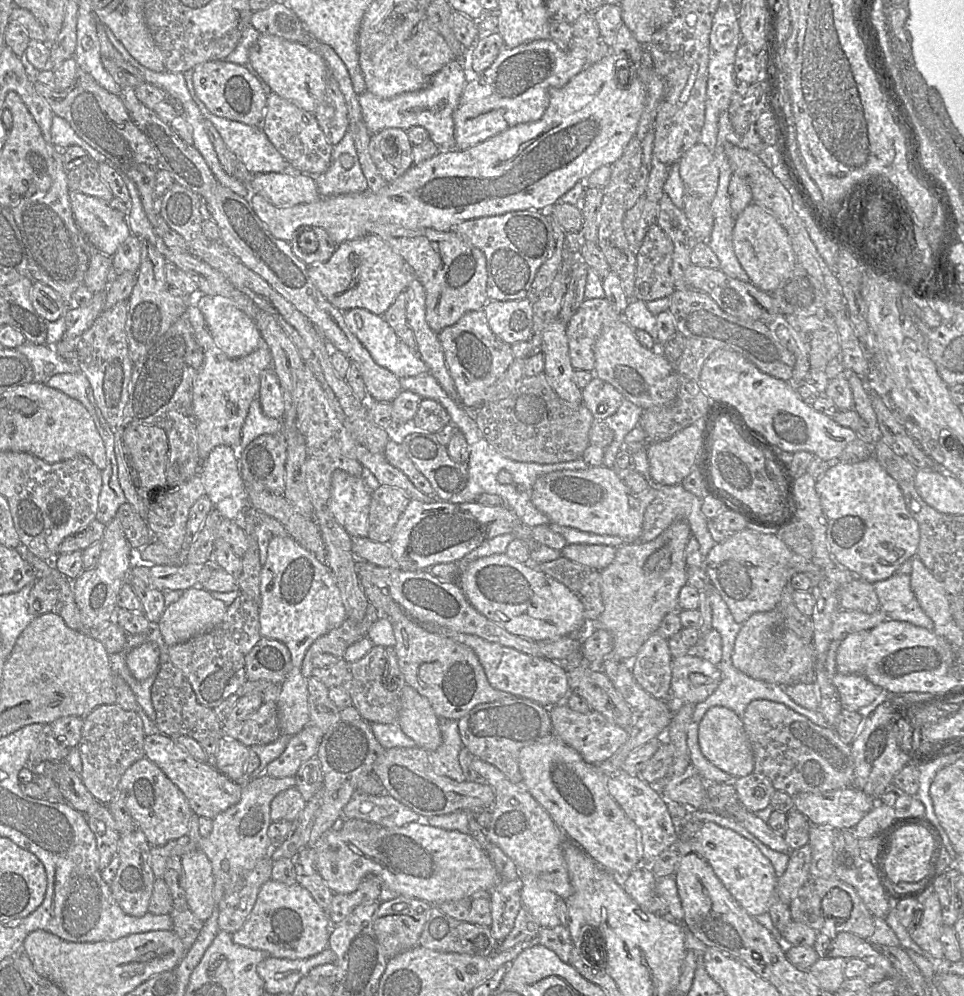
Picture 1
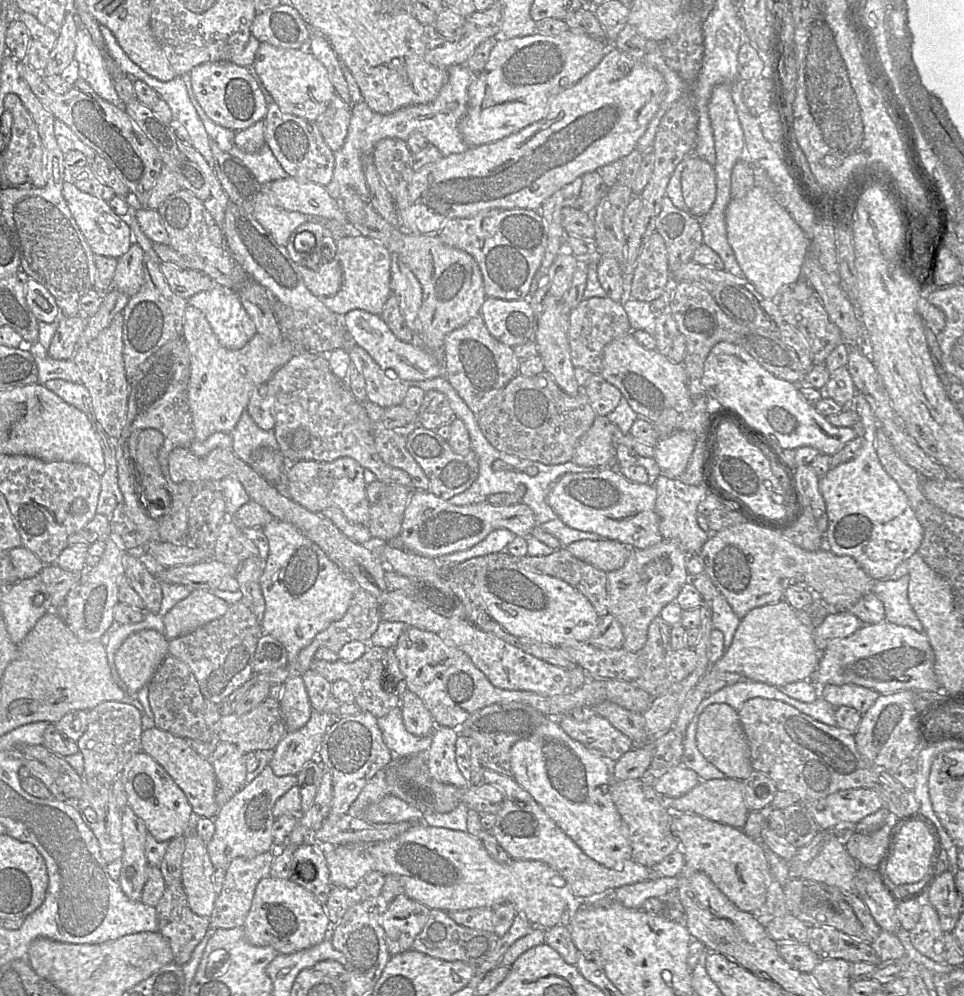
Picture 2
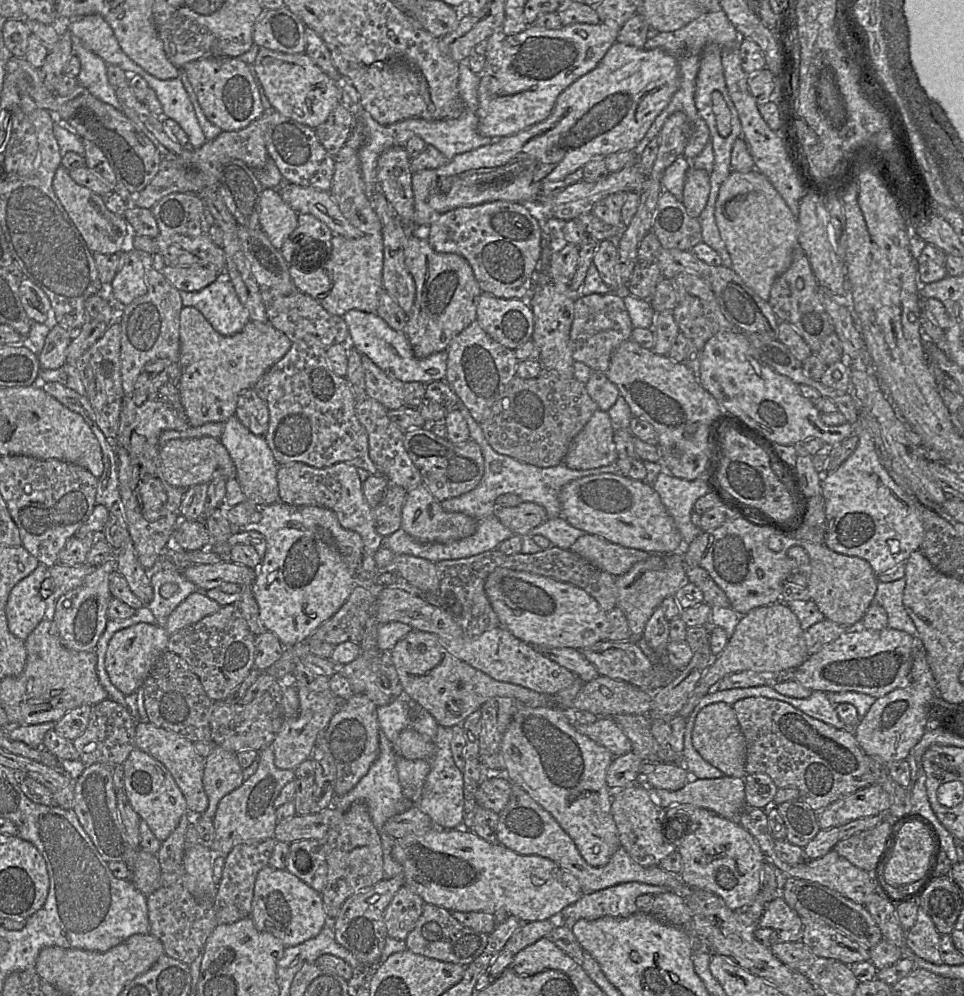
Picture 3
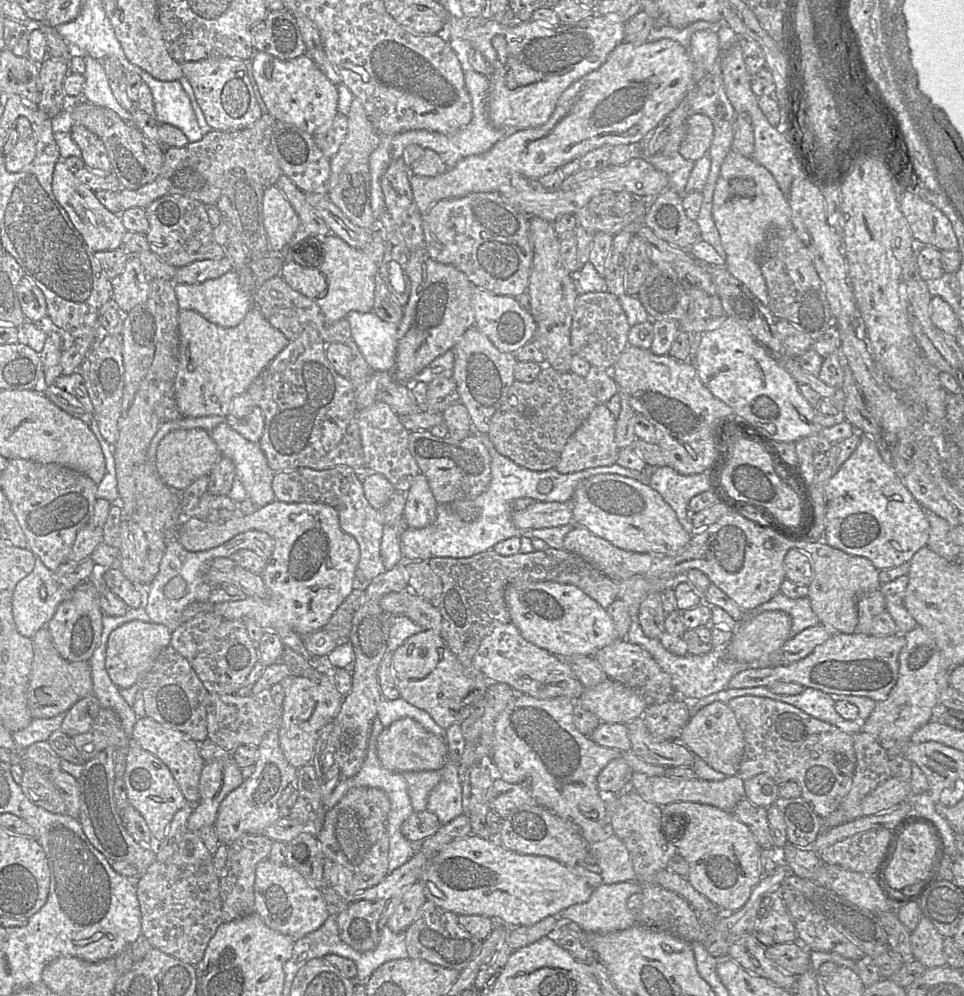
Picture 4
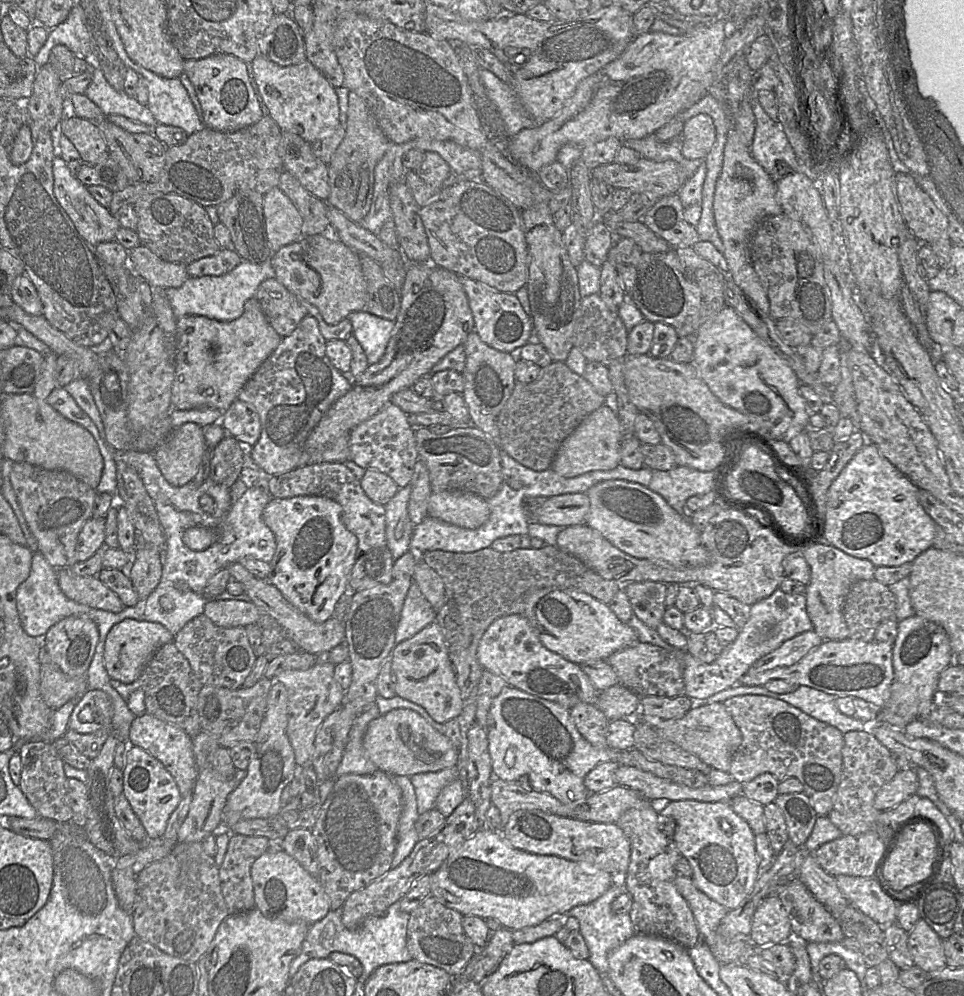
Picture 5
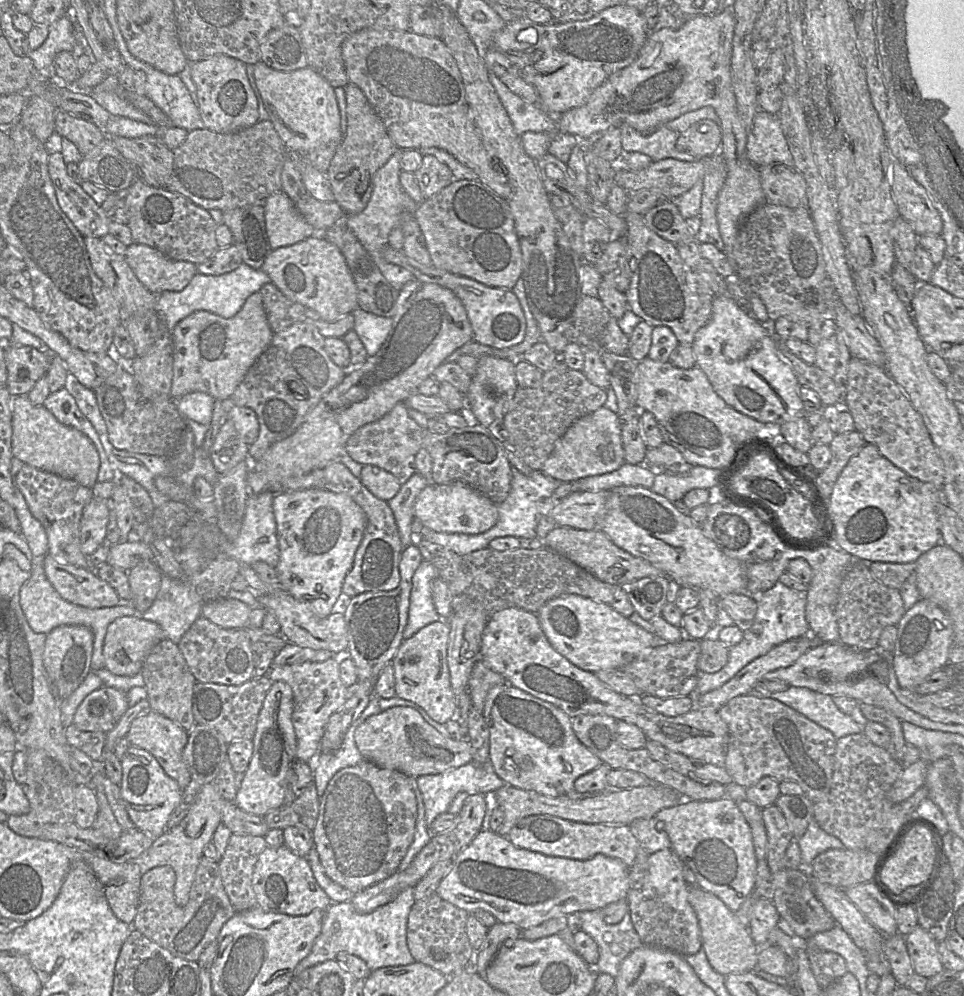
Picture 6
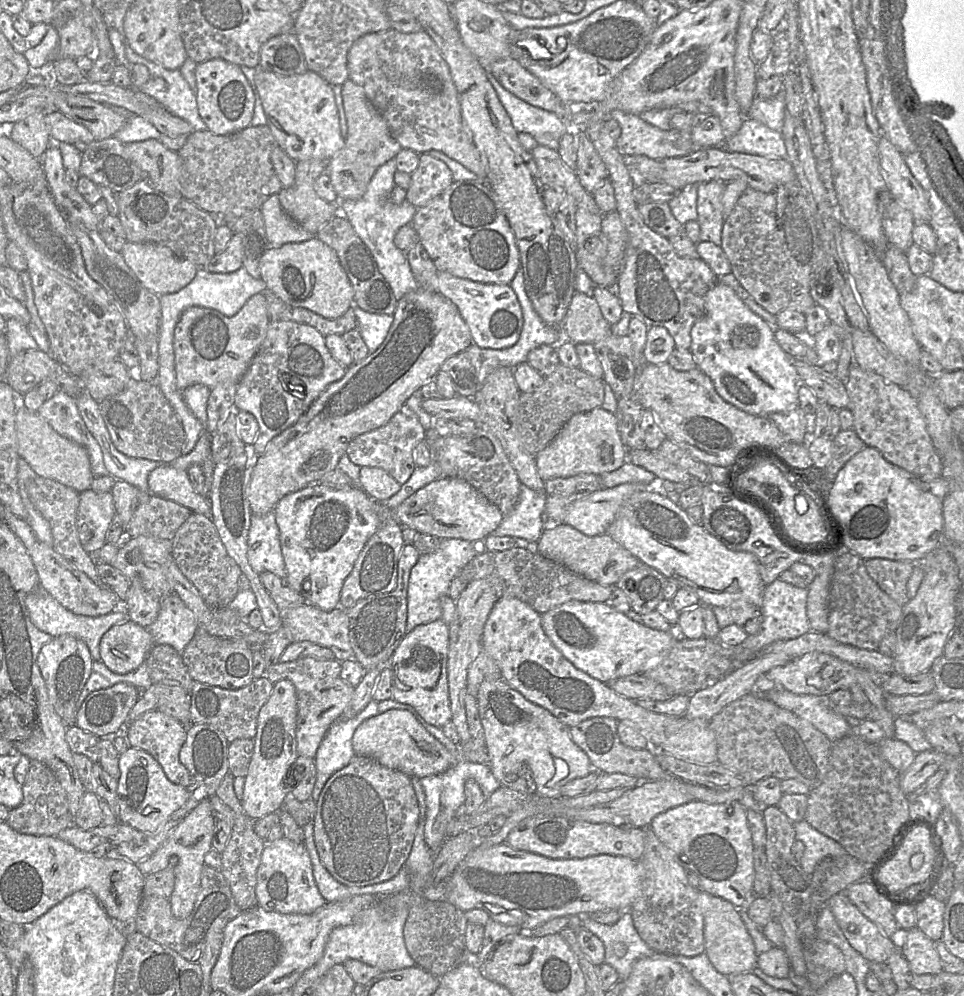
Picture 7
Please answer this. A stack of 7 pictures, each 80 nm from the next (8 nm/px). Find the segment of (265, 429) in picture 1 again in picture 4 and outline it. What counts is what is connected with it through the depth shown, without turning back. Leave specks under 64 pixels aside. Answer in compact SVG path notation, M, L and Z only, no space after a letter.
M226 422L220 423L209 432L224 457L230 458L236 469L236 477L242 482L248 499L257 507L273 502L276 497L272 489L275 472L269 467L267 459L258 442L251 442L235 431Z

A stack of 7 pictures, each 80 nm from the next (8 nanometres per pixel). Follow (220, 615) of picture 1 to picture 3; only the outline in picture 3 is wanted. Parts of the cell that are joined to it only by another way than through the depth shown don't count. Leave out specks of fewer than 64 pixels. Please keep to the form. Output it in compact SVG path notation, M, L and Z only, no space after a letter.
M197 591L190 594L169 615L165 629L171 636L178 630L195 624L204 617L214 614L221 606L207 597L206 591Z

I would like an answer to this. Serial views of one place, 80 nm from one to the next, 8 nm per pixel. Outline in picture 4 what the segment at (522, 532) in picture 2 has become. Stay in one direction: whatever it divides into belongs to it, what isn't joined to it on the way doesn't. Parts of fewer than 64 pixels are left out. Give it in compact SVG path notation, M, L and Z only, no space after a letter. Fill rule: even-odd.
M421 472L406 491L404 521L407 527L424 528L436 517L438 503L430 489L428 480ZM573 500L535 502L524 510L513 511L512 521L522 532L573 523Z

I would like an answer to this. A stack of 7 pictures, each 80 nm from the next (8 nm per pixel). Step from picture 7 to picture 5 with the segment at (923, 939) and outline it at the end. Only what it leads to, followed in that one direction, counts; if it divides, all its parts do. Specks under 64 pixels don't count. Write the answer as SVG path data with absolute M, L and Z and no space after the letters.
M923 919L918 920L908 934L907 941L914 964L925 972L933 972L947 966L943 939Z

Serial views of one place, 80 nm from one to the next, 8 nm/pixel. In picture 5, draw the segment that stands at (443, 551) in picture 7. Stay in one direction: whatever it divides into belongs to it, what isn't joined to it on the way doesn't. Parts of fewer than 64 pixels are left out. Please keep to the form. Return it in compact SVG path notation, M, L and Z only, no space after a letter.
M412 582L396 629L396 644L411 638L436 620L436 609L426 600L416 583Z

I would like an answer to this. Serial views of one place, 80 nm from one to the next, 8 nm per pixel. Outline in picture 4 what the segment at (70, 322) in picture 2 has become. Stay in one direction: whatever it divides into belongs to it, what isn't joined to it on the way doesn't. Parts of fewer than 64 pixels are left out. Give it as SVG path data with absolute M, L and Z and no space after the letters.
M51 331L40 354L40 378L35 390L44 393L61 375L62 332Z

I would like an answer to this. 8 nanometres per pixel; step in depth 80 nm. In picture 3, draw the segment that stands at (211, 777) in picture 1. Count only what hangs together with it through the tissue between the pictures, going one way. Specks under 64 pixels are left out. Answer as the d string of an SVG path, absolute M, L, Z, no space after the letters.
M138 722L135 745L160 761L170 771L186 799L189 810L200 814L207 810L209 800L203 786L206 759L196 751L193 742L175 732L157 727L151 722Z

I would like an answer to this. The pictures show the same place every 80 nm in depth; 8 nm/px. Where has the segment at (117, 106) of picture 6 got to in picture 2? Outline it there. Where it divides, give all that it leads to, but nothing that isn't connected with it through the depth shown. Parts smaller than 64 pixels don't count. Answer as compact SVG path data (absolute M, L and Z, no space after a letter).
M78 26L76 32L74 59L78 63L79 77L85 80L101 98L122 107L101 53L93 43L89 32L82 26Z

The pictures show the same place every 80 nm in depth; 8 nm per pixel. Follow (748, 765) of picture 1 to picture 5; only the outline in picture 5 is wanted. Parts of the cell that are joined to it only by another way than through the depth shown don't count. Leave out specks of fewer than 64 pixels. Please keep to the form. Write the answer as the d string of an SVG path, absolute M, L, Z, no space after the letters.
M695 703L692 709L677 719L664 720L639 714L637 717L651 725L662 738L696 755L711 768L723 772L729 771L732 757L742 740L739 728L723 703Z

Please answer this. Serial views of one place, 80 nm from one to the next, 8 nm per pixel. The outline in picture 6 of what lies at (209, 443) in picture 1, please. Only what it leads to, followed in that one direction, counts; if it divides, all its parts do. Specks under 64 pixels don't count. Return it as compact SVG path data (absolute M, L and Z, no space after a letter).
M251 294L231 318L199 310L180 320L172 331L173 378L171 398L204 392L215 400L228 400L249 368L271 343L274 332L268 323L262 296Z

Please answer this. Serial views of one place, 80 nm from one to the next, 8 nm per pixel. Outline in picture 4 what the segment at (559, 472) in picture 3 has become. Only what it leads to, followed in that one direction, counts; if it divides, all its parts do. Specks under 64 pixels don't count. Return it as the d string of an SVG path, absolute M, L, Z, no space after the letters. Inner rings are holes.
M474 427L474 435L480 438L491 457L491 481L489 487L485 492L472 499L477 509L476 517L469 521L463 521L458 514L452 511L449 504L438 504L435 520L430 525L424 528L406 527L402 532L400 545L404 560L428 561L434 557L471 557L493 549L494 545L501 541L515 536L522 536L523 532L512 521L512 502L518 498L532 498L536 502L565 502L572 498L577 485L581 481L600 474L616 474L635 479L646 485L649 485L650 482L650 477L644 472L630 470L618 464L568 474L561 474L555 468L545 471L533 471L500 454L492 444L488 434L484 434ZM510 475L517 477L519 483L508 483L507 477ZM544 479L553 481L553 488L549 493L541 493L538 490L538 484Z

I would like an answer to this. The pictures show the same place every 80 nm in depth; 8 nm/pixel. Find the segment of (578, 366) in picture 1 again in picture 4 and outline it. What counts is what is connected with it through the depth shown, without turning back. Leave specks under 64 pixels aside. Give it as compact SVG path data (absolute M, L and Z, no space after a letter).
M606 291L578 295L571 325L572 353L586 360L591 366L610 371L628 346L630 328L619 298L614 294Z

